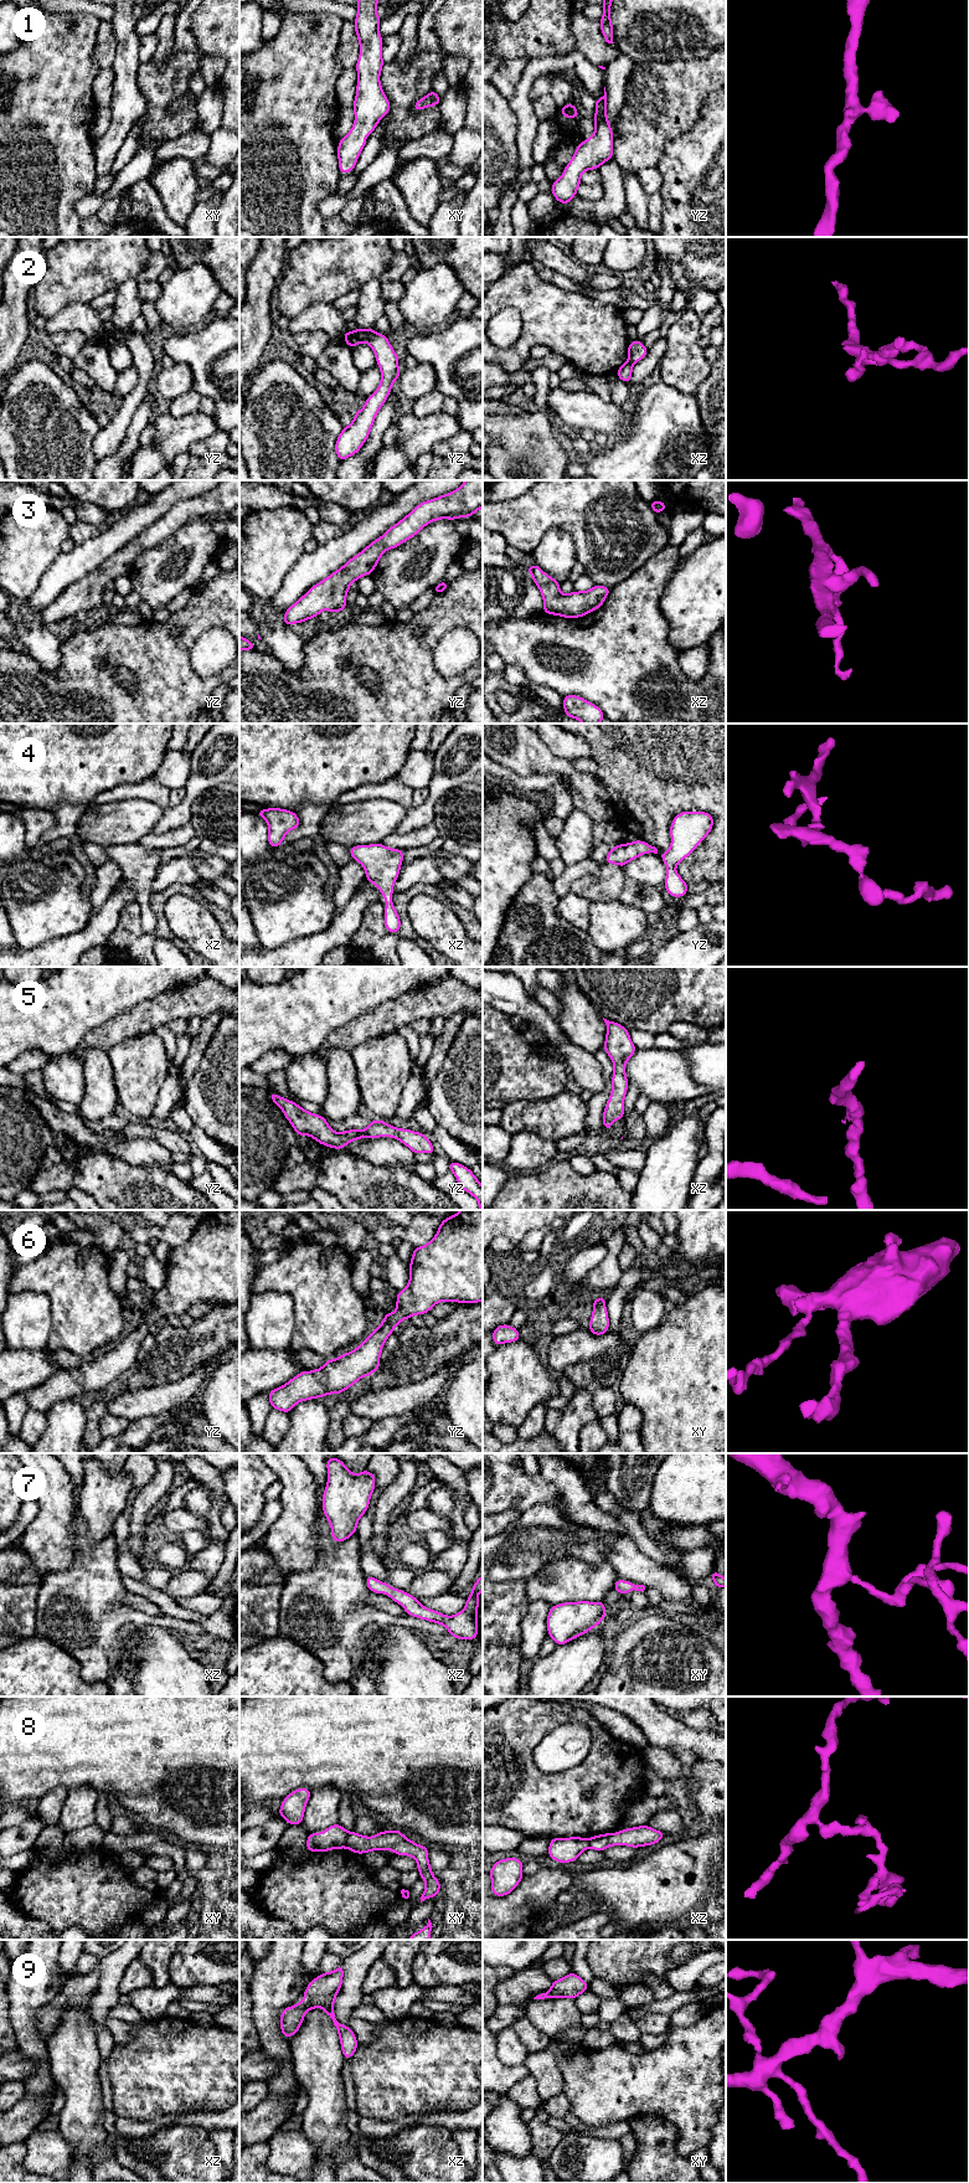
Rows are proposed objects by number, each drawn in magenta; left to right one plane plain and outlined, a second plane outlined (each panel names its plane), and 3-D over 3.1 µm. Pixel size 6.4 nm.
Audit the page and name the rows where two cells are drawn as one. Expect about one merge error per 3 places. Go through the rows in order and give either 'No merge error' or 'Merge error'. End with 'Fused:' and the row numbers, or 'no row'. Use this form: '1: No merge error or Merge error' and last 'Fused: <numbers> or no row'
1: No merge error
2: Merge error
3: No merge error
4: No merge error
5: No merge error
6: No merge error
7: No merge error
8: Merge error
9: No merge error
Fused: 2, 8

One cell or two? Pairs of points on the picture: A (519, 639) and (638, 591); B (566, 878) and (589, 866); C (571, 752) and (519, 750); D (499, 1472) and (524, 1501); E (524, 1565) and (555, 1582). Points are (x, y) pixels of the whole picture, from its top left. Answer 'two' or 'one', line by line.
A: one
B: one
C: two
D: one
E: two

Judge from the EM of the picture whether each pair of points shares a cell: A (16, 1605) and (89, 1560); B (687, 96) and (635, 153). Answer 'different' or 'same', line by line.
A: different
B: same

